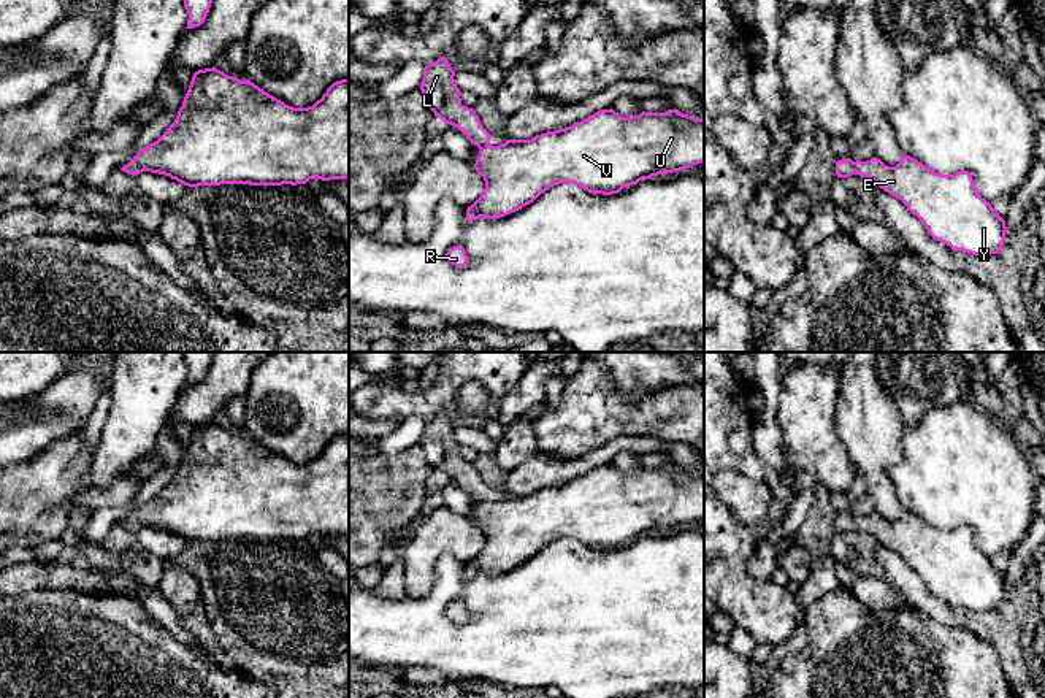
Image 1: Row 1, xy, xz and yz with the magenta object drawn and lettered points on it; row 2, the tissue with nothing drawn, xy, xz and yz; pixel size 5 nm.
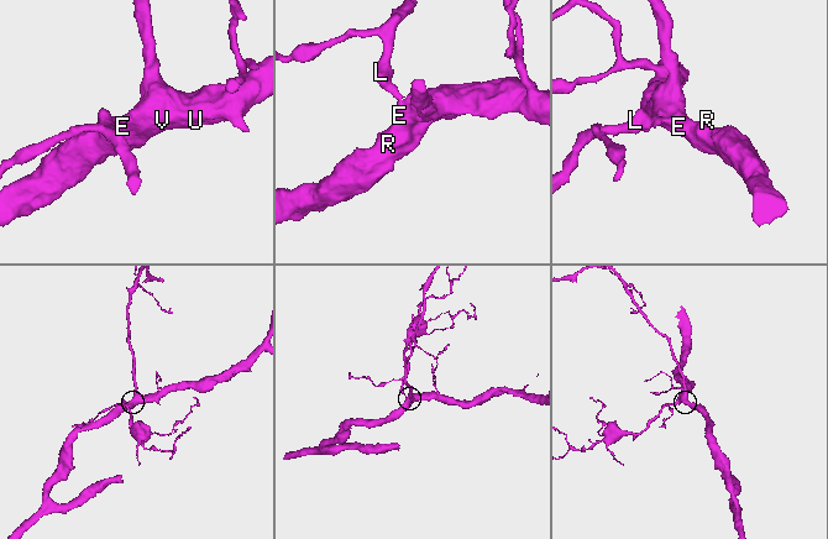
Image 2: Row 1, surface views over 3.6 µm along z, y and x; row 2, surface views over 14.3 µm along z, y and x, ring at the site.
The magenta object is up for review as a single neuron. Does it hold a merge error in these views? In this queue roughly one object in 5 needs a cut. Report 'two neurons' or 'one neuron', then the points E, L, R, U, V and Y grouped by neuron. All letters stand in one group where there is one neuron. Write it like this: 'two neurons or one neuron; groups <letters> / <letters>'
one neuron; groups E L R U V Y

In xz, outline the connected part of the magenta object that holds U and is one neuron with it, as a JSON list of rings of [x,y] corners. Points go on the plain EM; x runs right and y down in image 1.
[[[439,412],[423,424],[420,446],[434,471],[457,482],[480,504],[474,524],[484,533],[485,544],[468,562],[468,577],[479,573],[504,573],[561,538],[572,538],[593,550],[612,550],[642,535],[704,517],[704,474],[683,470],[676,463],[666,468],[642,466],[631,473],[623,473],[612,463],[601,465],[569,482],[541,489],[531,495],[507,495],[504,500],[492,501],[492,490],[484,484],[476,466],[460,457],[460,444],[454,431],[449,416]]]

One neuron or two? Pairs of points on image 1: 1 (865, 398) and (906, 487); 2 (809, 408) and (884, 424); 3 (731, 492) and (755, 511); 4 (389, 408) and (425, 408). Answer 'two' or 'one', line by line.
1: two
2: two
3: one
4: one

